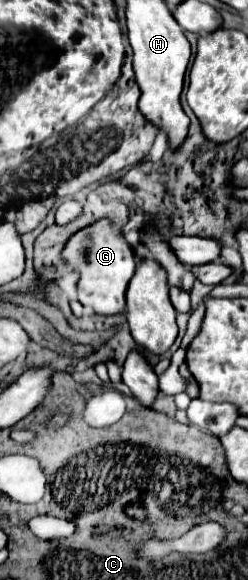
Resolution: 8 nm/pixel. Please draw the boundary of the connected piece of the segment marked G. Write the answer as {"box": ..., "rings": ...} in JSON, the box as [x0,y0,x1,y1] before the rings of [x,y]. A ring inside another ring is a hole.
{"box":[62,220,136,314],"rings":[[[100,220],[86,230],[76,232],[62,252],[64,260],[70,260],[78,274],[78,300],[82,306],[90,306],[96,314],[120,314],[126,308],[126,288],[136,272],[136,258],[130,244],[120,230],[108,220]]]}

